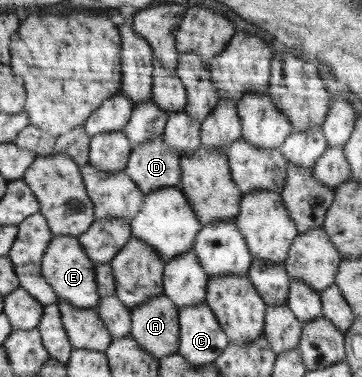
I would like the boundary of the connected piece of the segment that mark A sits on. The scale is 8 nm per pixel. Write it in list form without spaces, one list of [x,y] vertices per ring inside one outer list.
[[[161,294],[143,302],[130,311],[130,317],[130,336],[157,361],[177,352],[180,322],[177,322],[177,308],[169,296]]]

